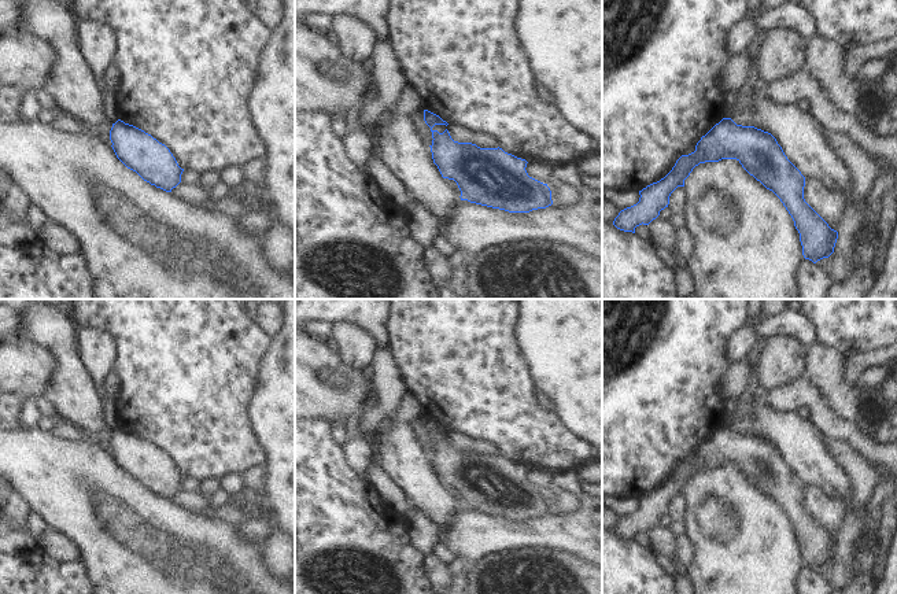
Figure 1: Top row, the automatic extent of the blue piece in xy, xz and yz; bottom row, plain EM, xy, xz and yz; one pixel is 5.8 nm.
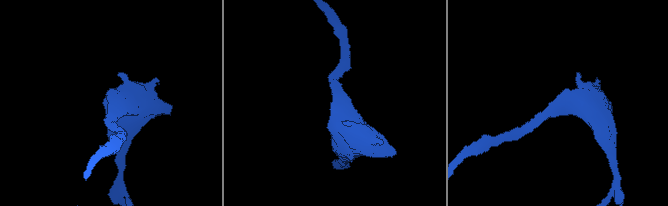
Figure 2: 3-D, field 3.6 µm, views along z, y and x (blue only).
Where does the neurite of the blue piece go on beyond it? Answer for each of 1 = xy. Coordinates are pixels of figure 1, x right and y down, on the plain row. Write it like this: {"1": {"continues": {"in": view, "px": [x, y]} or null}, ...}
{"1": {"continues": null}}

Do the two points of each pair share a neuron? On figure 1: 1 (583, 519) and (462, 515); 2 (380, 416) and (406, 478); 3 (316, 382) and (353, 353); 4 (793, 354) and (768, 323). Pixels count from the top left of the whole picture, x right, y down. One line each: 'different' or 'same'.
1: same
2: different
3: different
4: different

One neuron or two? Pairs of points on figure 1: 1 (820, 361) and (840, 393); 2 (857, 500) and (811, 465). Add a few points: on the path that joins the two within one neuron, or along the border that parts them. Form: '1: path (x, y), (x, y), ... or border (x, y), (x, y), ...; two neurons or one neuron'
1: path (824, 369), (833, 384); one neuron
2: border (838, 464), (852, 484), (851, 509), (846, 513); two neurons

